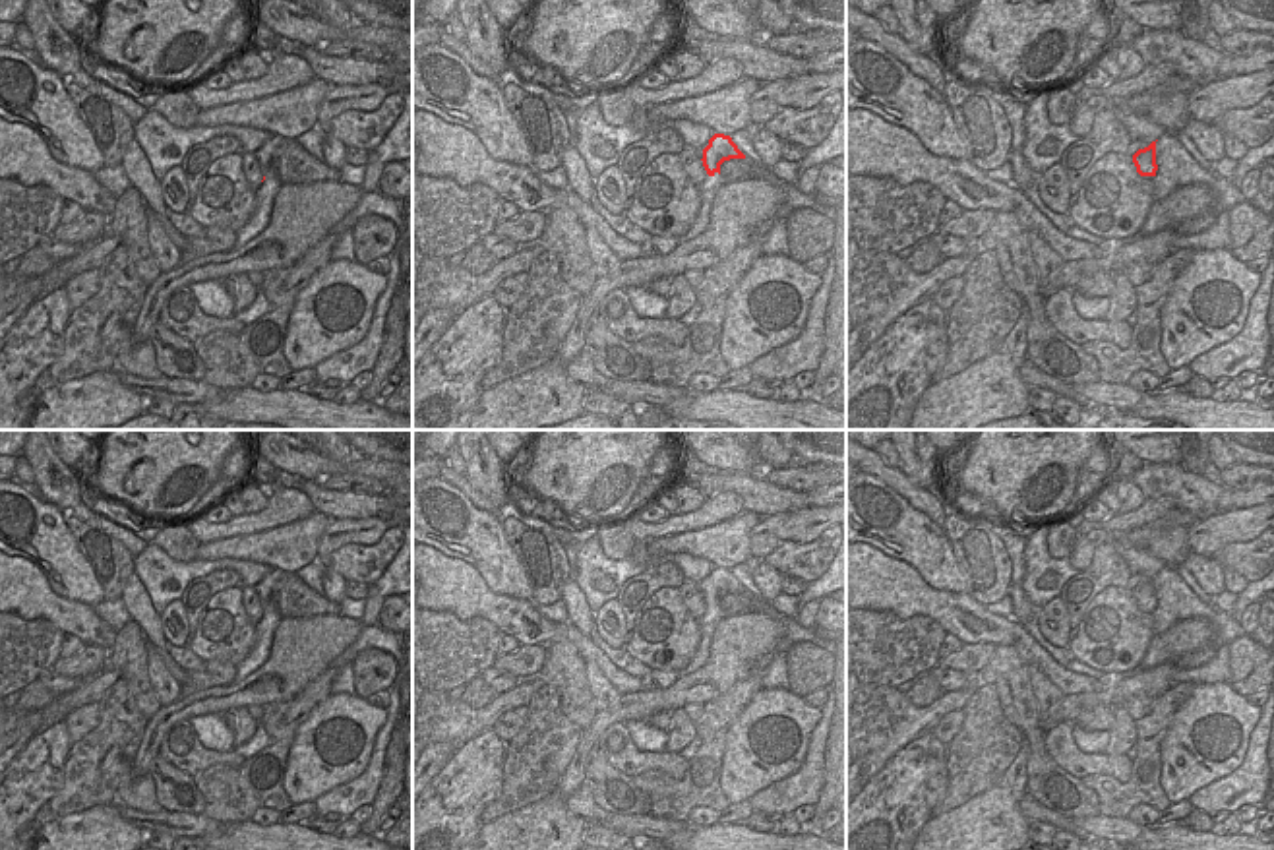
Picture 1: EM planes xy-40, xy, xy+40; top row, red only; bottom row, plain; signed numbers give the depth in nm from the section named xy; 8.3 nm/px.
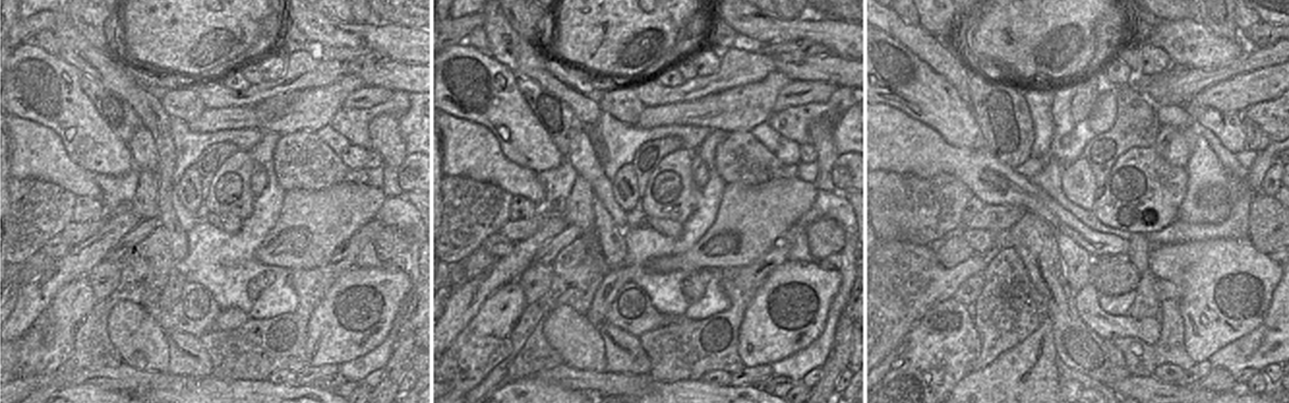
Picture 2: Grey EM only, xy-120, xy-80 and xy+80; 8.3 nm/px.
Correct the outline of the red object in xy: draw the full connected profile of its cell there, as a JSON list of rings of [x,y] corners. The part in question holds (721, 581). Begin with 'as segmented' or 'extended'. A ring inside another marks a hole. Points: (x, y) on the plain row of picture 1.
extended; [[[714,567],[699,589],[697,583],[678,587],[687,612],[699,622],[705,608],[720,608],[720,598],[730,592],[745,592],[730,569]]]

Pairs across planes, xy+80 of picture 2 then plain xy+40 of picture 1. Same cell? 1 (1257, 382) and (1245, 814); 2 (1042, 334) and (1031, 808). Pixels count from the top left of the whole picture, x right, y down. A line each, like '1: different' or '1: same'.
1: different
2: different

